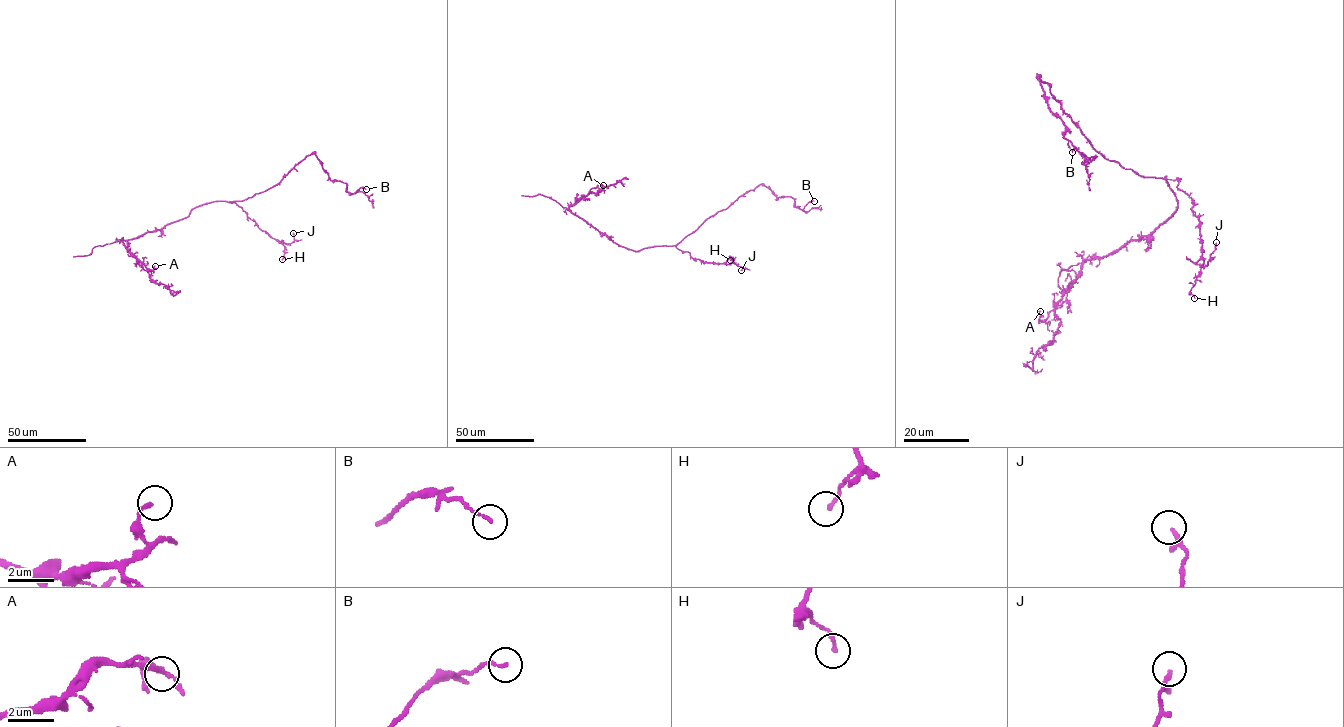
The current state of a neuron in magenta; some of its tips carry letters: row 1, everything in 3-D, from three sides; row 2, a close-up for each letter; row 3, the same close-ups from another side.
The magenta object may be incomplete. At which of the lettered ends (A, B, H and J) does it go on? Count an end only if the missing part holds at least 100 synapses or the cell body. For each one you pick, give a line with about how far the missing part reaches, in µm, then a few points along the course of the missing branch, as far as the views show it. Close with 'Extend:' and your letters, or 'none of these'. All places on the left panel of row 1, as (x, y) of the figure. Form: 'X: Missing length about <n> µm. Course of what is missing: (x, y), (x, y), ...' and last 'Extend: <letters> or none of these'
Extend: none of these

